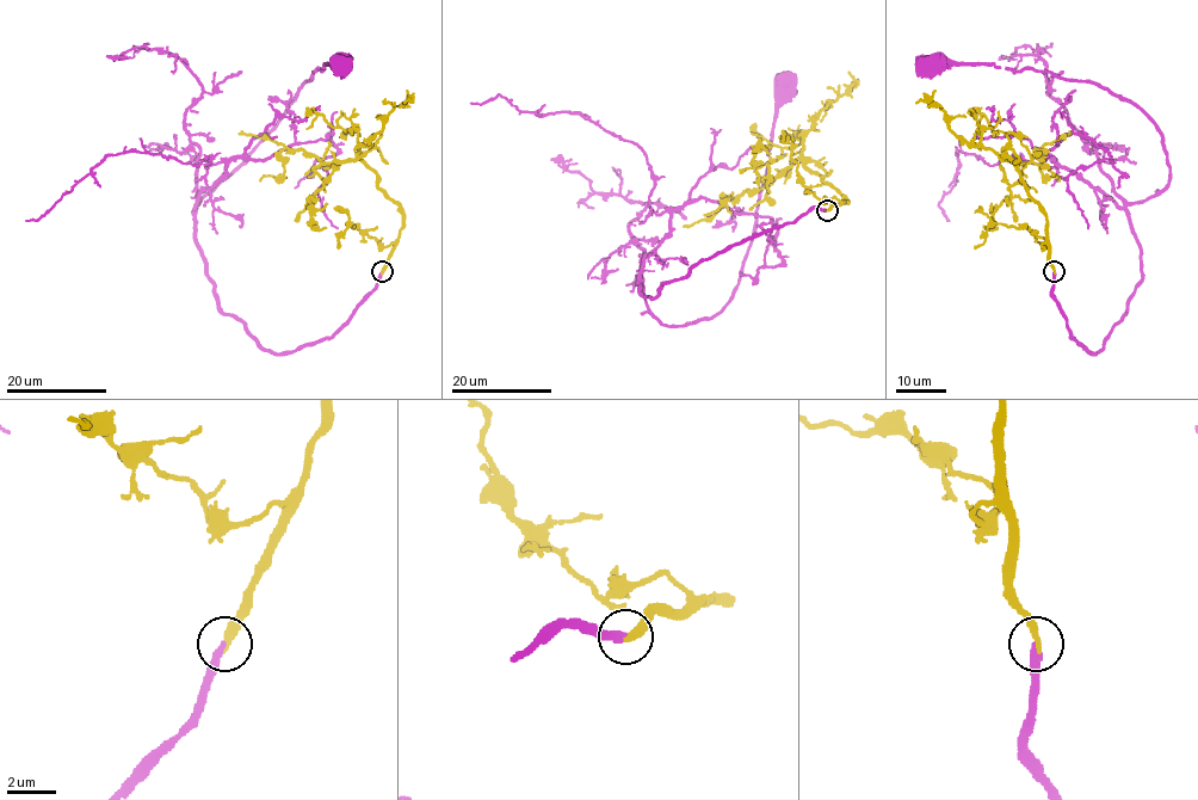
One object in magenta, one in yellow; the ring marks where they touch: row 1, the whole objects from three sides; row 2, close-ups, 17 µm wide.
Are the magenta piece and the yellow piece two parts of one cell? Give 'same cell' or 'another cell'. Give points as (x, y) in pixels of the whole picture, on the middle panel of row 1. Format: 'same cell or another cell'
same cell

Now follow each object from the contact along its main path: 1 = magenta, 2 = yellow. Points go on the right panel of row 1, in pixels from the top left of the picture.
1: (1054, 272), (1067, 328), (1095, 354), (1142, 276), (1127, 207), (1169, 180), (1162, 134), (1087, 80), (926, 66)
2: (1054, 272), (1044, 209), (1029, 195), (1017, 166), (1002, 159), (1027, 162), (1042, 148), (1041, 172), (1060, 182)

